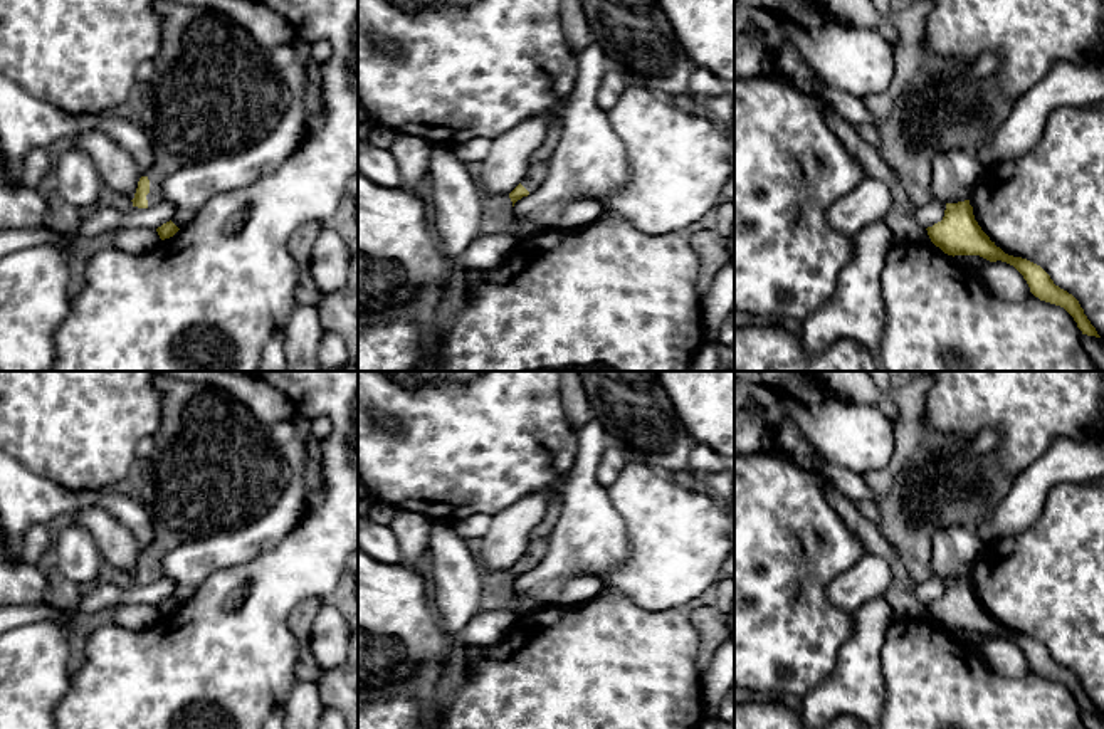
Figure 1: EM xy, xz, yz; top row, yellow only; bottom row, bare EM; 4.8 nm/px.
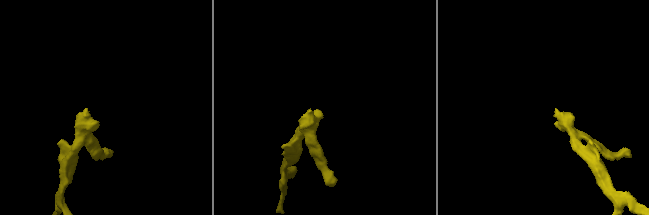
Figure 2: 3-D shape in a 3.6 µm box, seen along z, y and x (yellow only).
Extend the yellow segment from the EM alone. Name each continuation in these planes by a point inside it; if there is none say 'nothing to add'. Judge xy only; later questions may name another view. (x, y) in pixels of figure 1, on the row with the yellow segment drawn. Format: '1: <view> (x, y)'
1: xy (214, 93)

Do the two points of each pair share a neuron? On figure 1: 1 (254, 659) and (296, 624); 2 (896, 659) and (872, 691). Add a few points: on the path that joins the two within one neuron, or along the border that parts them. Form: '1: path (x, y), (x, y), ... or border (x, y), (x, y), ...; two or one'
1: border (311, 597), (288, 618), (298, 644), (294, 667); two
2: border (884, 640), (881, 650), (884, 708), (881, 711); two

